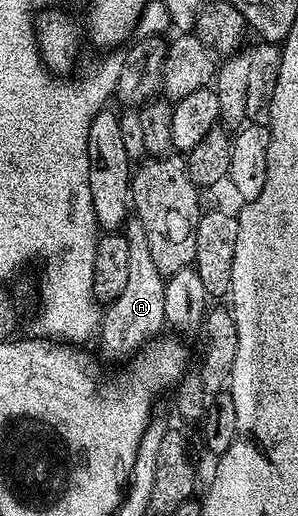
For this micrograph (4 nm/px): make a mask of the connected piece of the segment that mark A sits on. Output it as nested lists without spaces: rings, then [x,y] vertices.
[[[131,216],[125,222],[124,234],[129,248],[128,277],[122,287],[122,294],[103,312],[98,337],[101,337],[105,349],[110,354],[128,357],[153,340],[163,330],[161,327],[165,326],[166,279],[150,256],[146,231],[136,216]]]

